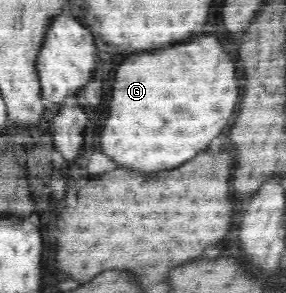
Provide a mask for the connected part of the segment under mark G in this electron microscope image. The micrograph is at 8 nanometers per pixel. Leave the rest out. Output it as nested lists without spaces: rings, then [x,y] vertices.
[[[202,36],[200,40],[172,46],[160,52],[136,54],[124,60],[112,84],[112,98],[108,104],[108,118],[100,134],[100,150],[110,156],[116,166],[136,166],[136,170],[168,170],[192,160],[204,150],[232,120],[238,108],[238,78],[236,64],[224,52],[220,40]]]

